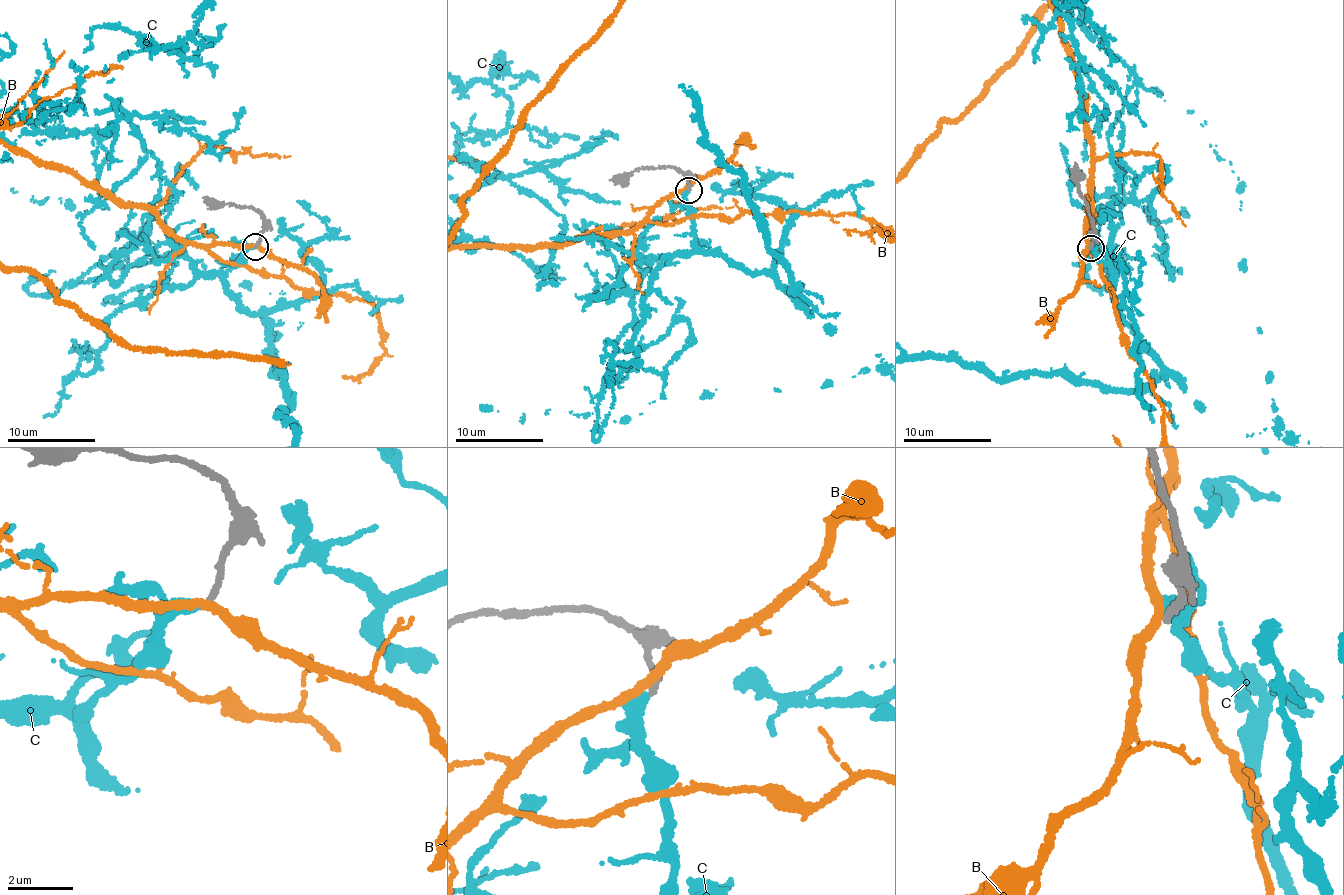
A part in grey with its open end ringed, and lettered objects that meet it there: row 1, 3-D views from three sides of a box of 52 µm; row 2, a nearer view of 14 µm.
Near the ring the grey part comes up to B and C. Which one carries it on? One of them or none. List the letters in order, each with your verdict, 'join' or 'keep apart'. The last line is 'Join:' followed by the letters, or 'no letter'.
B: keep apart
C: keep apart
Join: no letter

